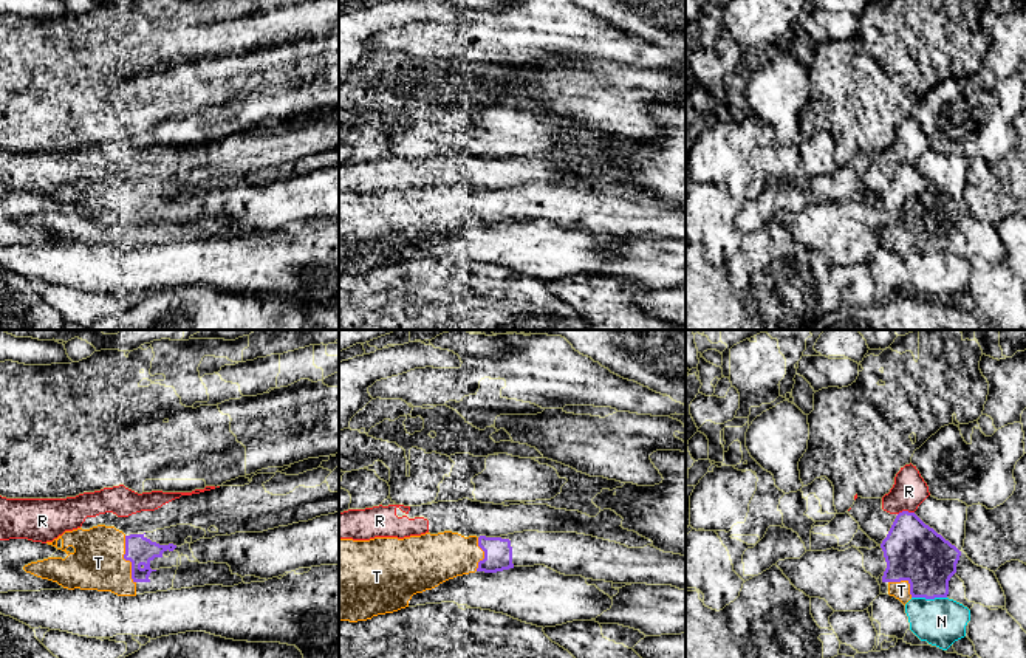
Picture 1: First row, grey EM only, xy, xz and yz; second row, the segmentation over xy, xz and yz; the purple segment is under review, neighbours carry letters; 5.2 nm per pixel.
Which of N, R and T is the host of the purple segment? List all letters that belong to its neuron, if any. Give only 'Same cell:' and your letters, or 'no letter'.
Same cell: T

